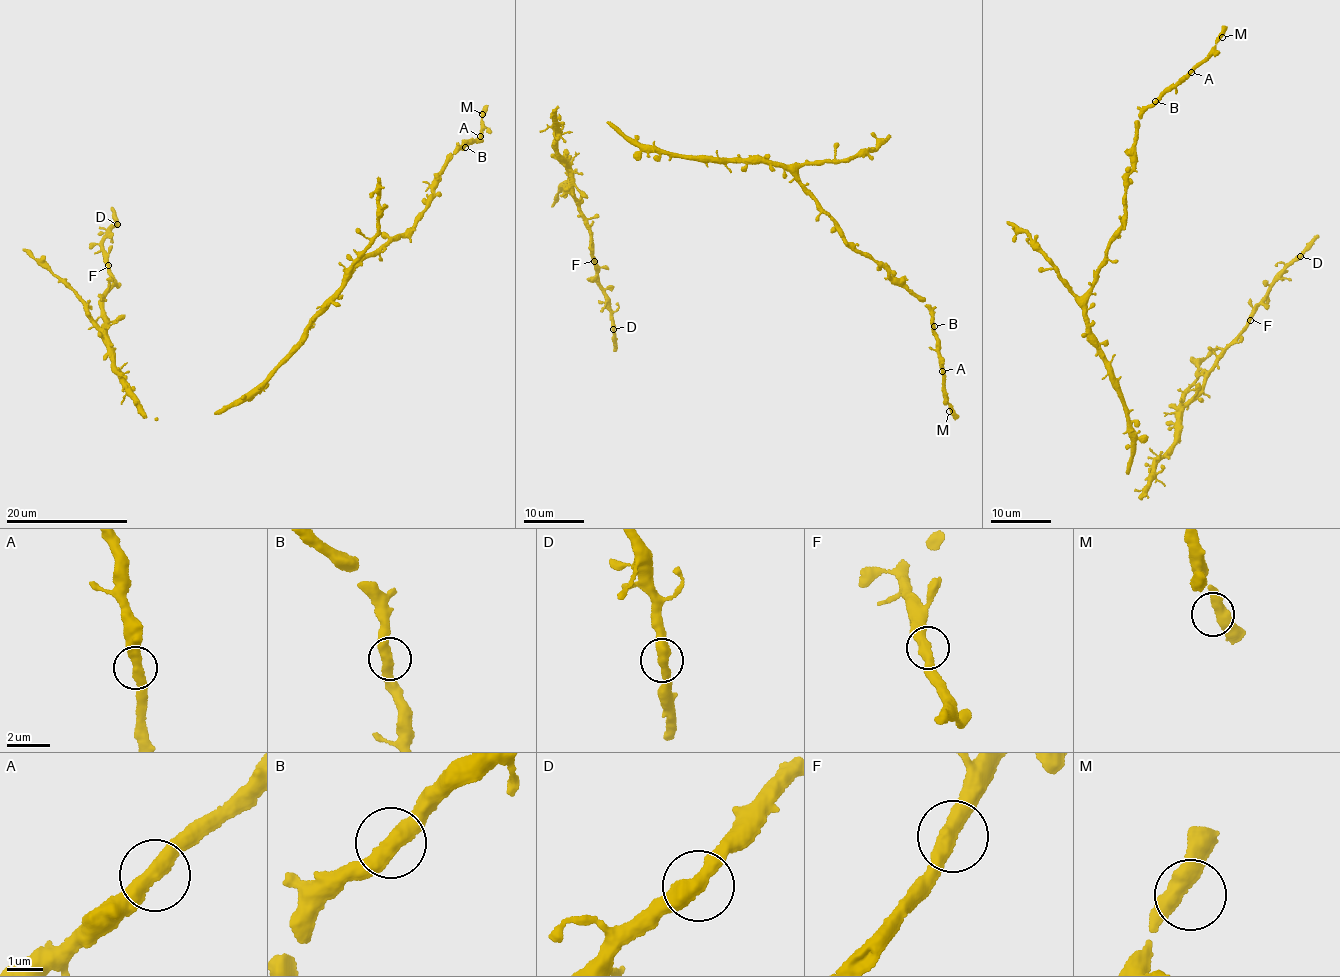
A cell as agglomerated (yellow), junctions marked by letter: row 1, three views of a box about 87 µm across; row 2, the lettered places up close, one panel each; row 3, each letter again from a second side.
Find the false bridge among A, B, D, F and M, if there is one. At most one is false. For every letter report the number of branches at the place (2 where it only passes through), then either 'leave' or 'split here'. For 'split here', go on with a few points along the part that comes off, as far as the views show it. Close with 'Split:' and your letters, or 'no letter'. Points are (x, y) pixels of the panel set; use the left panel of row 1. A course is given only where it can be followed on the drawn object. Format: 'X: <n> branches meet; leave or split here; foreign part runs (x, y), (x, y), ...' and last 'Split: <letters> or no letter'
A: 2 branches meet; leave
B: 2 branches meet; leave
D: 2 branches meet; leave
F: 2 branches meet; leave
M: 2 branches meet; leave
Split: no letter

